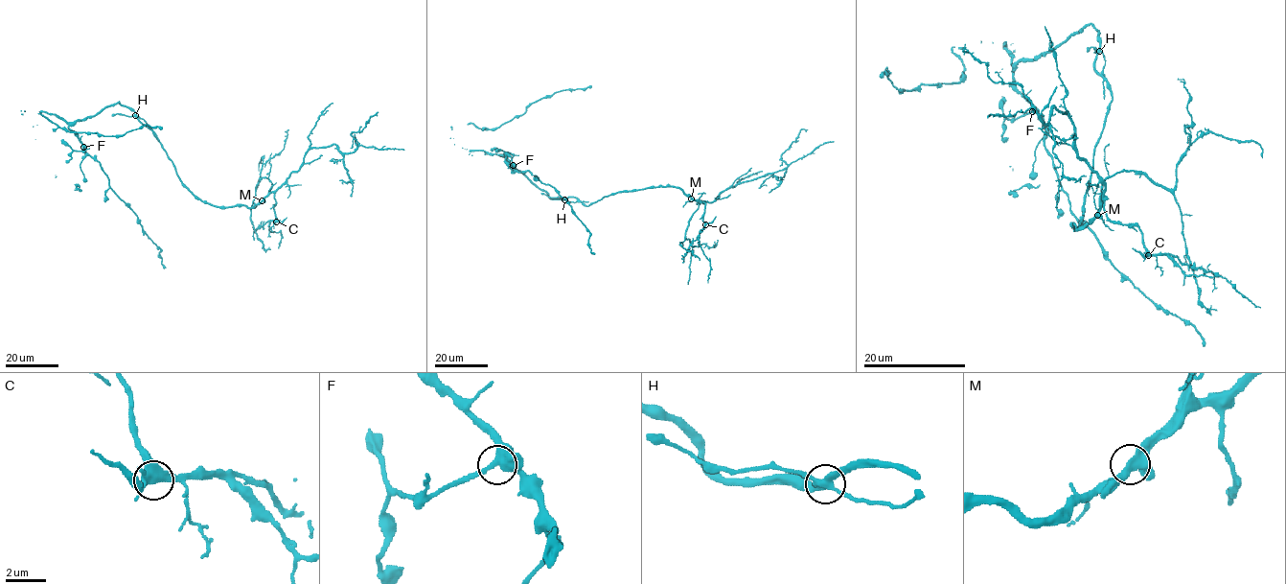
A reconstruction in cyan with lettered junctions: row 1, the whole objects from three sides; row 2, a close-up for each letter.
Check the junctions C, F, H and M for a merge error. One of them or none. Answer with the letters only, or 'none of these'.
H

